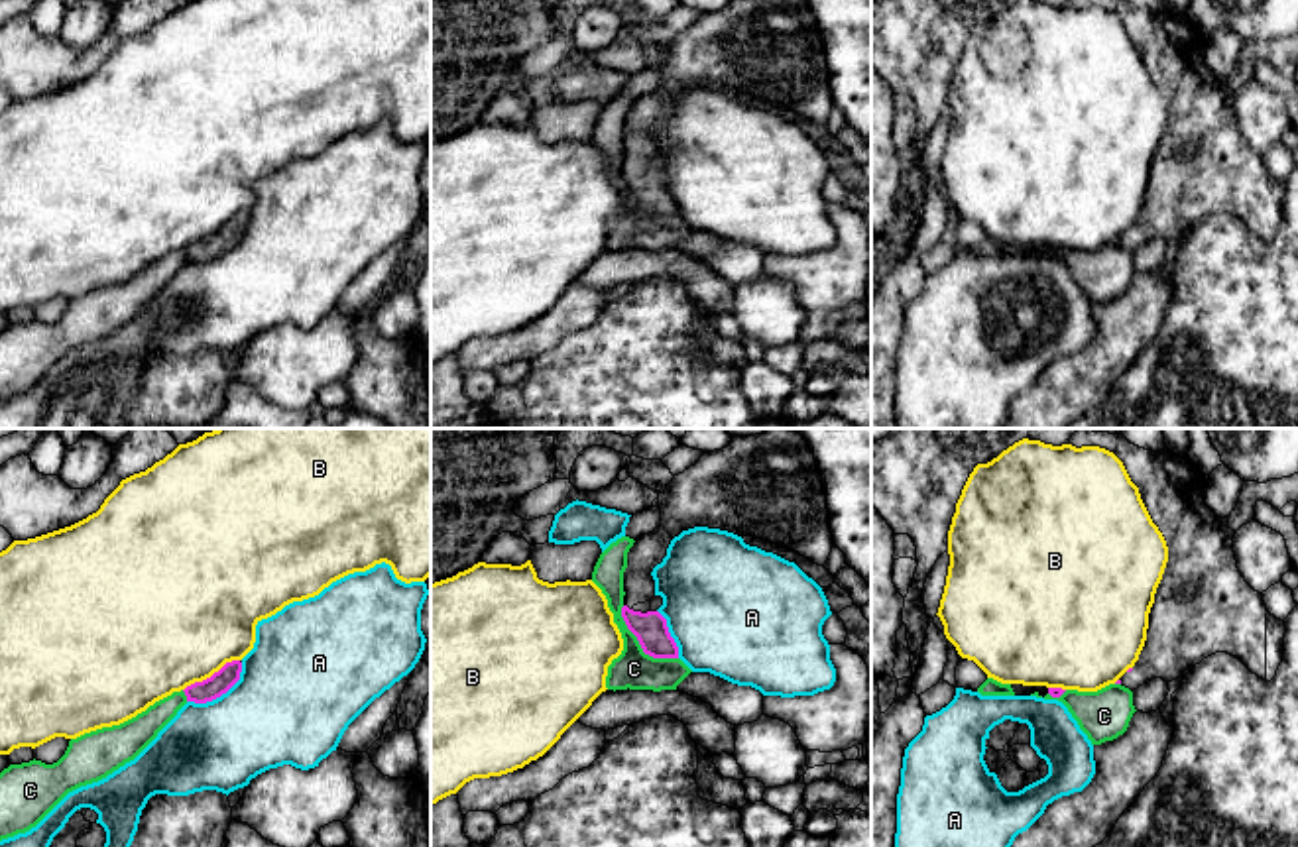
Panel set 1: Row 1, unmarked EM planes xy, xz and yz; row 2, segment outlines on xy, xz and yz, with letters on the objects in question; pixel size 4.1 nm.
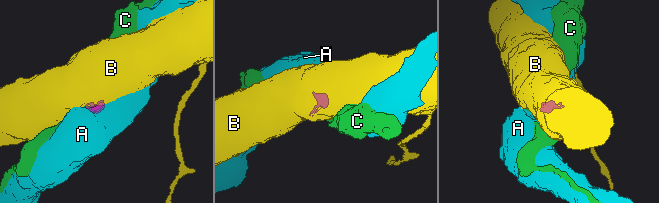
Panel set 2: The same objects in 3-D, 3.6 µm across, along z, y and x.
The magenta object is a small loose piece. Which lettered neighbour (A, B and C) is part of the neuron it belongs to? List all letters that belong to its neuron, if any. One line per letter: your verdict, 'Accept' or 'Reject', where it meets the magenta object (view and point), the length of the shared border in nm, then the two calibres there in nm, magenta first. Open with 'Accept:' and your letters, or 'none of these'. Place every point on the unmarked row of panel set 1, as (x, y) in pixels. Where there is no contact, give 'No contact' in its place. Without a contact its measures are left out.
Accept: none of these
A: Reject. Touches magenta at xy (221, 254). Shared border 280 nm. Thickness 90 nm (magenta) against 420 nm
B: Reject. Touches magenta at xy (213, 234). Shared border 260 nm. Thickness 90 nm (magenta) against 500 nm
C: Reject. Touches magenta at xz (640, 203). Shared border 320 nm. Thickness 140 nm (magenta) against 160 nm

